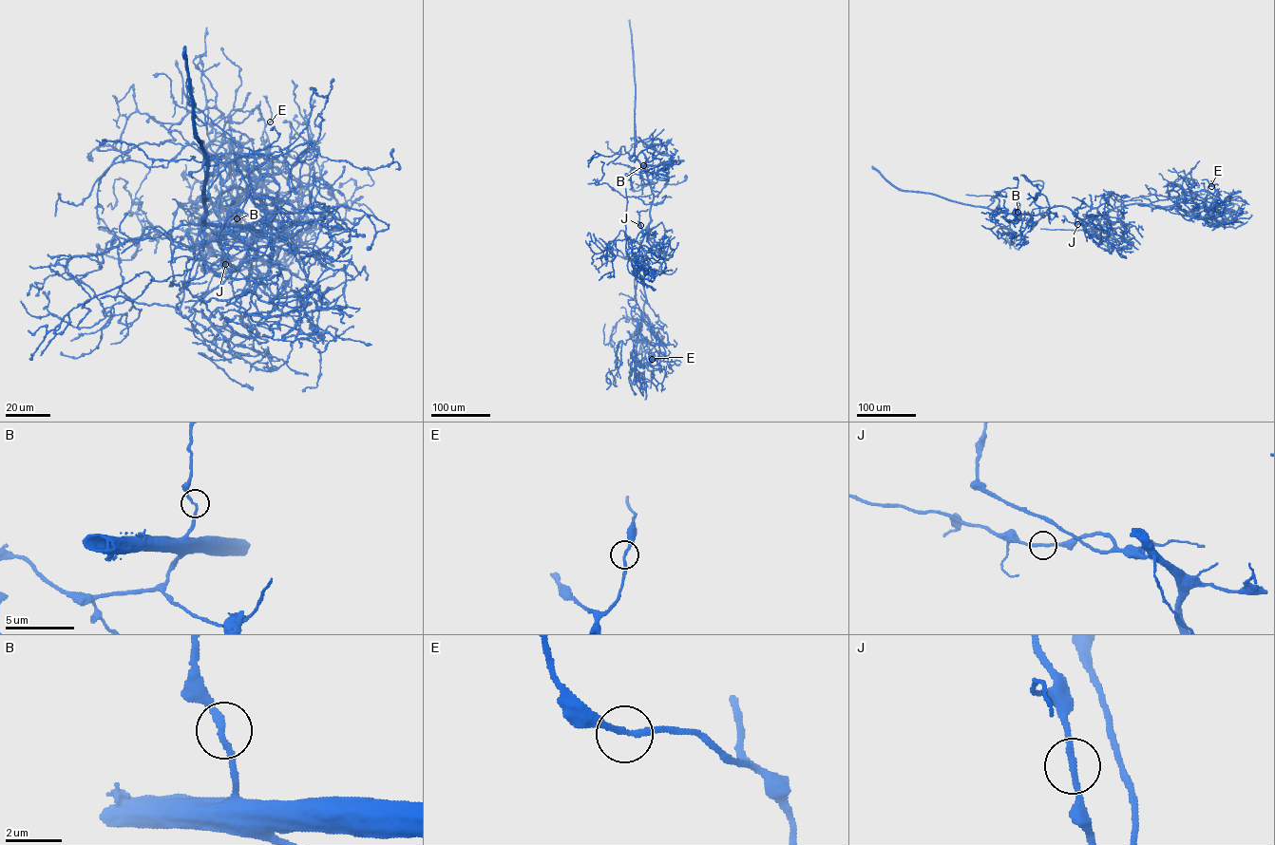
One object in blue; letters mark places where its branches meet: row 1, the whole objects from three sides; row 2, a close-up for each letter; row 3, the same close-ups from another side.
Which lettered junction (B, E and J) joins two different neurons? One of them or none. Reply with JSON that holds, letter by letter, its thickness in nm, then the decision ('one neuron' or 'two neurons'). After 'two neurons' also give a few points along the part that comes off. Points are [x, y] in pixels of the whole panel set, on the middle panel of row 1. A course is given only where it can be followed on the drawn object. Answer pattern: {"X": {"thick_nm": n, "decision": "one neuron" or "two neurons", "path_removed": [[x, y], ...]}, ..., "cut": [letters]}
{"B": {"thick_nm": 190, "decision": "one neuron"}, "E": {"thick_nm": 190, "decision": "one neuron"}, "J": {"thick_nm": 200, "decision": "one neuron"}, "cut": []}

